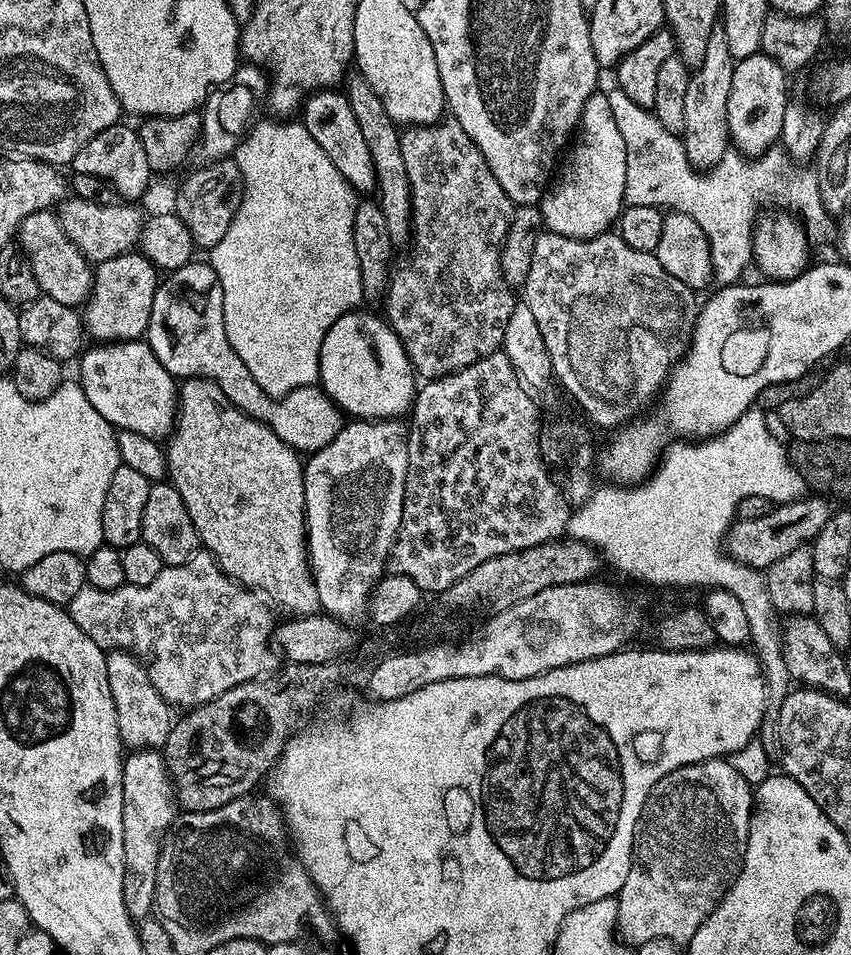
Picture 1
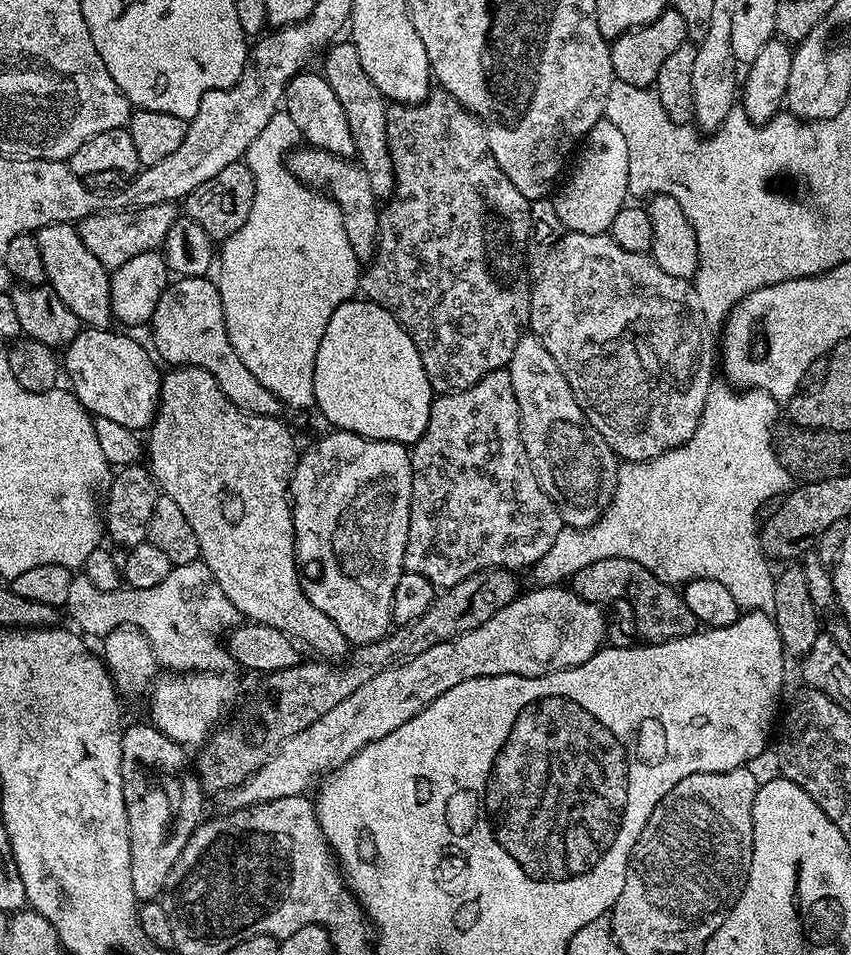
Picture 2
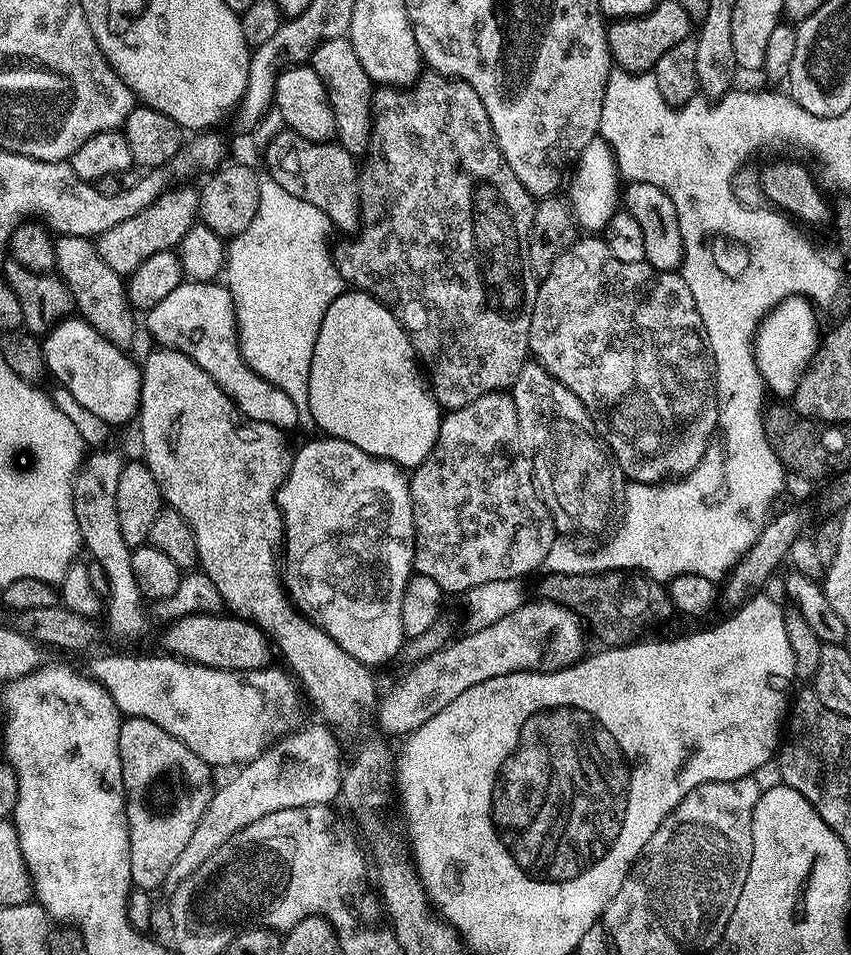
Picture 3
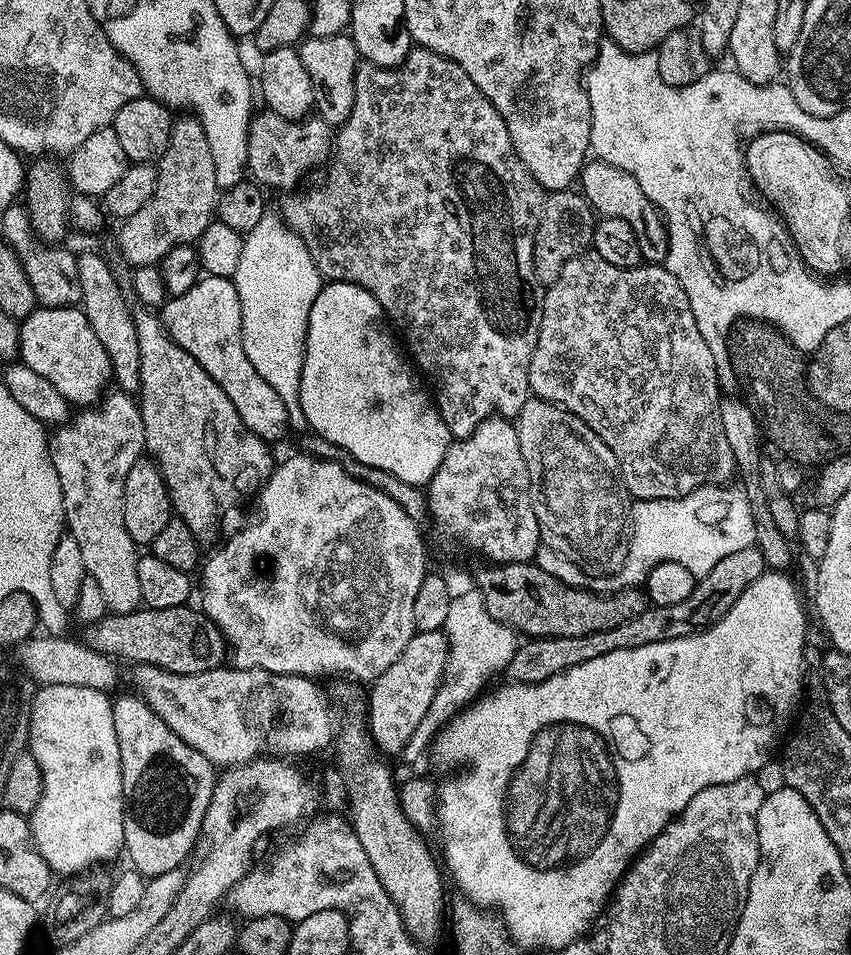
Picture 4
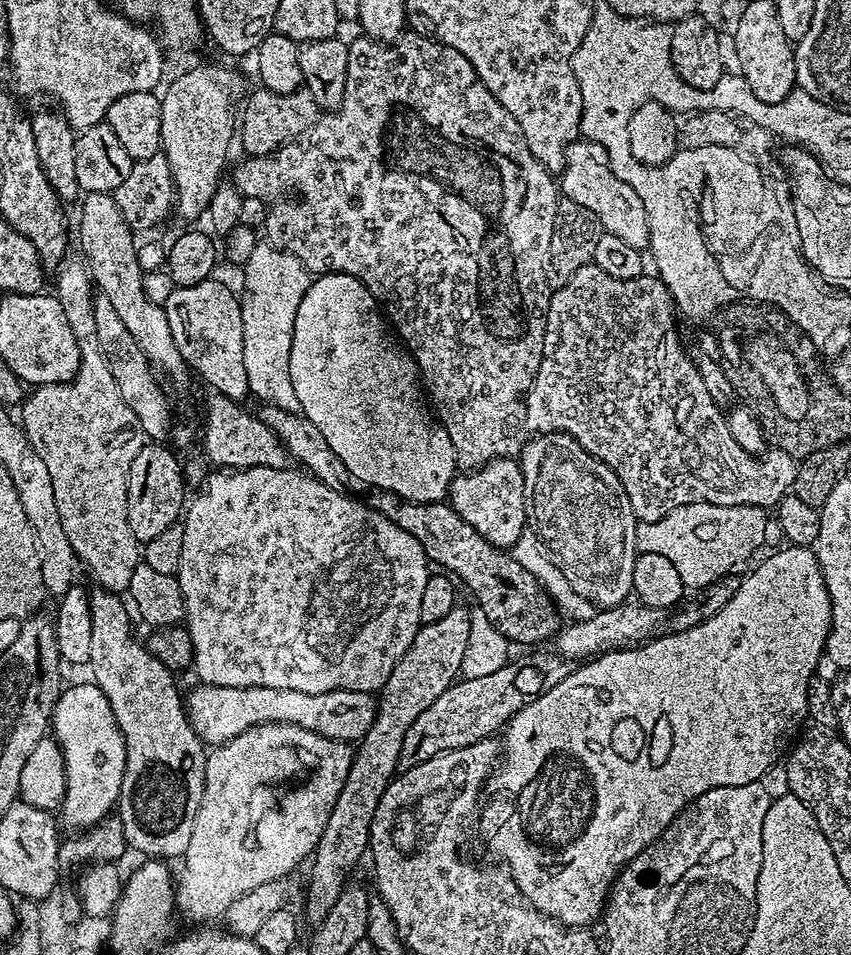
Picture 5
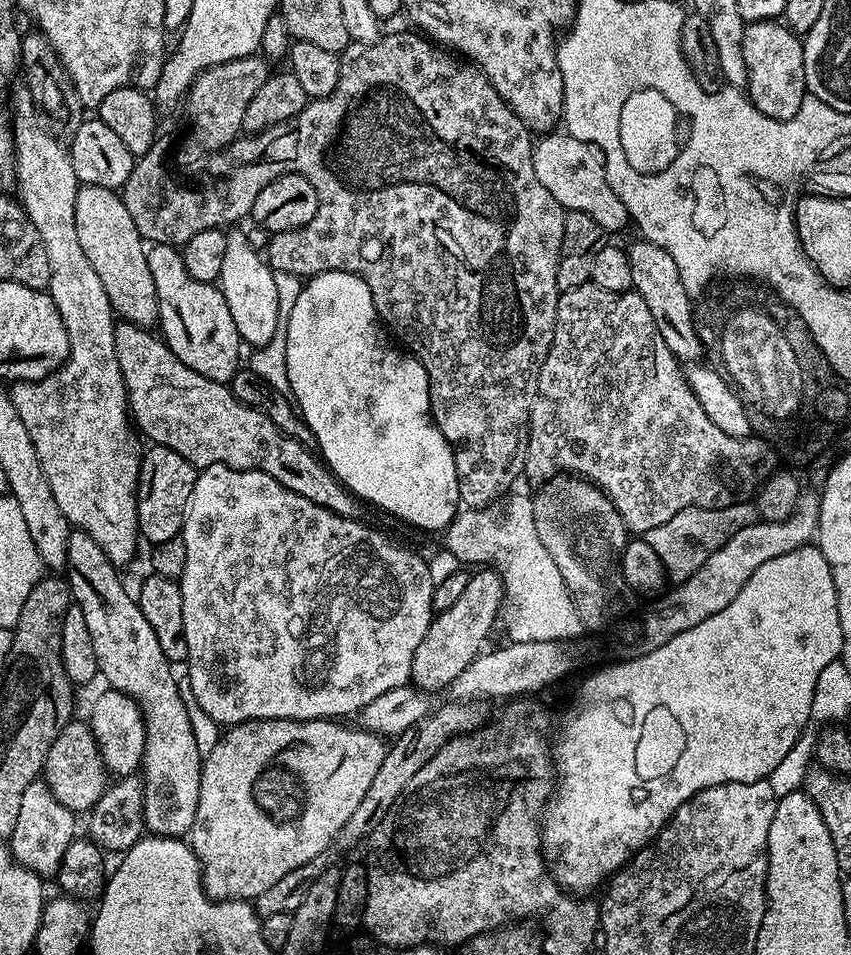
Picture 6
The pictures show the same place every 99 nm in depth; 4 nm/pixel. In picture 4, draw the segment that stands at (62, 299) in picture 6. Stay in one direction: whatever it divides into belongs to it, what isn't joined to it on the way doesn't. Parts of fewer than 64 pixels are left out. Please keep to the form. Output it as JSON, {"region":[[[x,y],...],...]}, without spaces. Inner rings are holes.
{"region":[[[119,390],[109,391],[99,401],[98,406],[85,407],[77,411],[67,423],[59,425],[51,433],[48,449],[54,462],[54,470],[58,470],[58,482],[62,486],[62,506],[67,535],[72,536],[74,542],[78,542],[85,573],[94,578],[94,582],[98,582],[103,607],[112,614],[136,611],[142,604],[136,569],[138,546],[126,530],[122,502],[126,474],[130,466],[134,466],[134,462],[145,451],[144,427],[139,403],[129,393]]]}

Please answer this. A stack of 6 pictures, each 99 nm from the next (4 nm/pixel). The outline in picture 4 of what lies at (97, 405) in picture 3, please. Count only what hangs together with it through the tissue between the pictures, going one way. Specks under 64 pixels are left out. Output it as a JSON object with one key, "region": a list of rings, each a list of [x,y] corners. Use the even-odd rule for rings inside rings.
{"region":[[[37,306],[25,320],[19,321],[19,325],[19,359],[35,373],[49,379],[69,405],[92,406],[105,395],[109,387],[107,384],[112,380],[112,363],[102,342],[98,342],[86,314],[79,307]]]}

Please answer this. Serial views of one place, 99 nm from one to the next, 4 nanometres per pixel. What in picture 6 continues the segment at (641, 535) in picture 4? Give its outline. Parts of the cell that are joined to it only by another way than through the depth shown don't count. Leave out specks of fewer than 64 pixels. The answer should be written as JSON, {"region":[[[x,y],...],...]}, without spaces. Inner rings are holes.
{"region":[[[751,503],[732,504],[729,508],[687,508],[670,522],[662,522],[662,526],[654,526],[644,534],[647,544],[654,546],[654,554],[662,558],[664,571],[667,579],[672,582],[679,582],[690,578],[718,550],[738,529],[748,524],[757,523],[756,509]]]}

